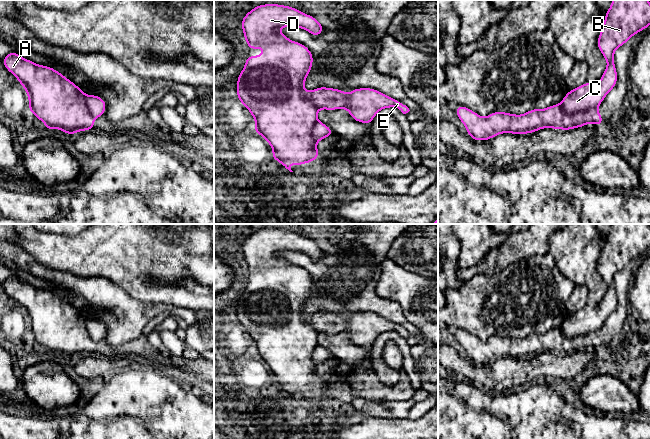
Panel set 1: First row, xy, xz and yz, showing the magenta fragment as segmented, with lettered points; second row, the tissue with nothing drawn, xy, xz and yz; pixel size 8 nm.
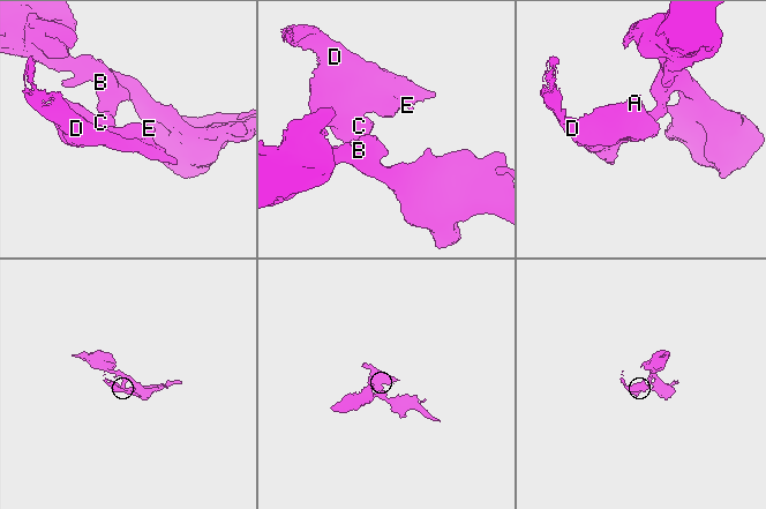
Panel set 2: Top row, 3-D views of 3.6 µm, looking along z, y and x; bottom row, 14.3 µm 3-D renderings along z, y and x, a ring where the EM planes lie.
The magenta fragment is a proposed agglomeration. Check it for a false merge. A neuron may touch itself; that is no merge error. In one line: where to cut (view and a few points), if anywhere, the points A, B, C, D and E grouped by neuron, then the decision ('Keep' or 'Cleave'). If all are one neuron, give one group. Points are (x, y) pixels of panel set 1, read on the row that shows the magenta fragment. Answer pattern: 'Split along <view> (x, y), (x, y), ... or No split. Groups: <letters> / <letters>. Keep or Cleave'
Split along yz (559, 104), (568, 113), (575, 113), (595, 107). Groups: A D E / B C. Cleave

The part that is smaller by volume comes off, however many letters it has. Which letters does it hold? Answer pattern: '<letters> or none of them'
A, D, E

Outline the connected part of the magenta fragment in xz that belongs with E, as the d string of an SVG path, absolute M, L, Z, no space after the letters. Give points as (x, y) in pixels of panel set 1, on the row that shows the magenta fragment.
M263 4L250 10L241 21L241 29L248 49L262 47L263 55L246 57L236 90L238 100L256 120L253 130L272 146L272 159L280 162L290 172L293 172L293 161L298 164L295 168L299 168L301 164L310 163L321 155L312 138L319 109L347 109L353 120L364 124L371 124L375 115L383 108L396 107L403 114L410 111L400 101L373 88L353 89L349 94L327 87L318 87L307 92L304 83L312 69L313 55L304 44L291 41L277 31L282 27L302 28L313 36L320 35L325 29L316 18L291 6Z

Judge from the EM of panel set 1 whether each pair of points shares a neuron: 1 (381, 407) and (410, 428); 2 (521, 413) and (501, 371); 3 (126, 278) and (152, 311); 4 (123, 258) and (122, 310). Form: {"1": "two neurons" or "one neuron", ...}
{"1": "two neurons", "2": "two neurons", "3": "two neurons", "4": "two neurons"}

